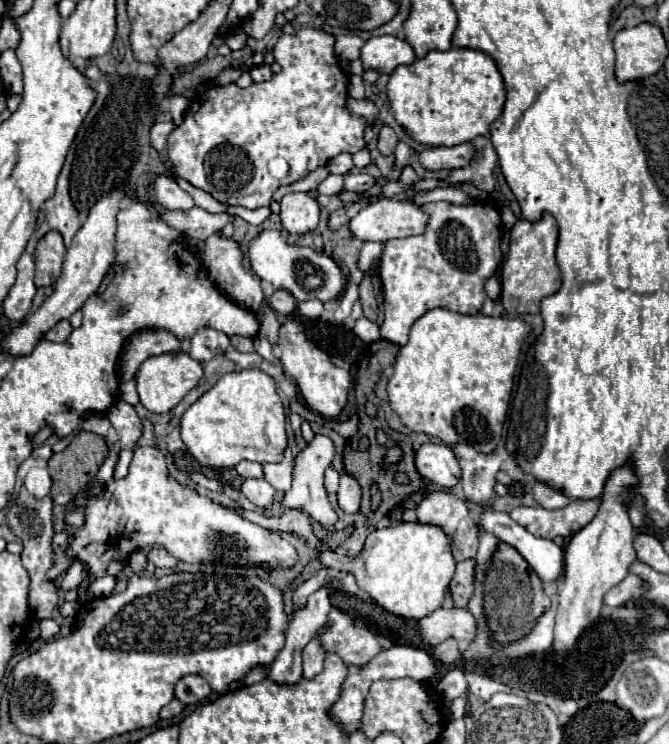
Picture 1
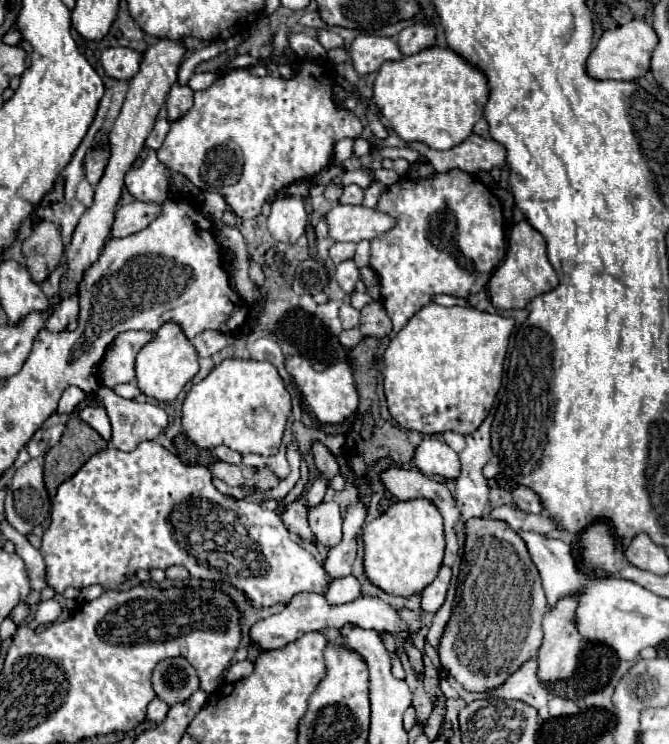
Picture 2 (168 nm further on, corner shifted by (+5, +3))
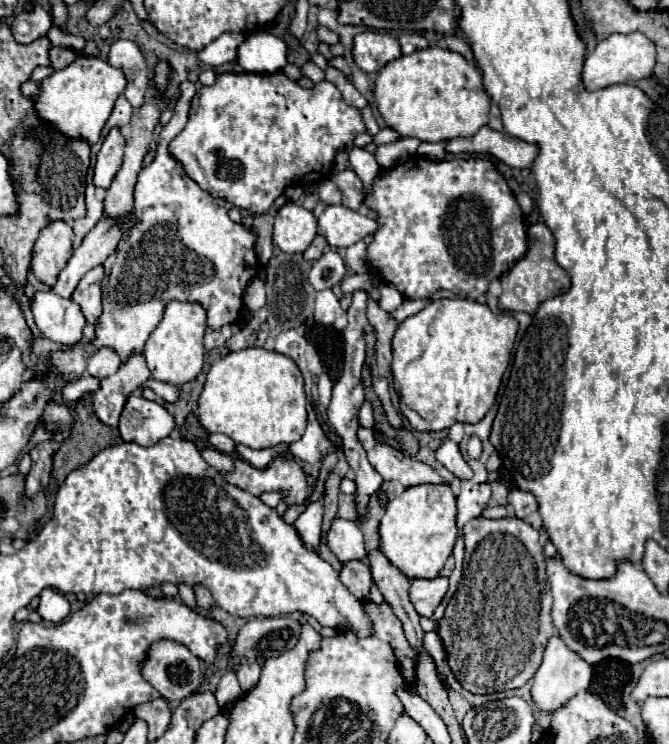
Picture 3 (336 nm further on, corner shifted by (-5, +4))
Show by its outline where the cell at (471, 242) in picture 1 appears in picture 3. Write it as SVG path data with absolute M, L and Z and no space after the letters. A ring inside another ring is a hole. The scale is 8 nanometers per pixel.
M413 155L407 161L403 161L401 165L395 165L391 169L379 171L377 177L373 179L371 185L371 193L365 197L365 205L373 211L377 211L377 223L379 223L379 231L375 231L375 239L373 243L369 243L367 247L367 257L369 257L369 265L373 271L379 273L381 281L387 281L391 285L395 285L401 295L409 301L415 299L425 299L427 295L431 295L437 289L445 289L451 291L459 297L465 299L477 299L477 295L483 295L489 289L489 283L497 277L501 277L507 269L511 269L527 251L527 231L525 231L525 223L523 223L523 213L517 205L515 195L511 193L505 177L497 171L495 163L491 159L481 159L481 157L471 157L471 159L443 159L443 161L433 161L427 159L423 155Z

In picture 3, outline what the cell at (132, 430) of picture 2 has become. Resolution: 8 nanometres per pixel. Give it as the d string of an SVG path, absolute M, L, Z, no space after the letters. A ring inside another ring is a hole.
M131 395L119 419L119 431L123 441L133 441L143 447L155 445L159 439L173 431L173 417L165 407L155 401L147 401L139 395Z

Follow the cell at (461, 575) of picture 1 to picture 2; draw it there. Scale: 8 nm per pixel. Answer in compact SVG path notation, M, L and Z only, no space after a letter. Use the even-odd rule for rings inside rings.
M441 566L437 578L421 592L421 608L425 612L437 612L445 602L449 584L451 584L451 568Z

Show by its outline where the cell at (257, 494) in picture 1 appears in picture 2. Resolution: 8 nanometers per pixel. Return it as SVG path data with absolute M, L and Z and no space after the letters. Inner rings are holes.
M215 462L215 464L211 466L211 472L213 472L219 480L227 482L229 486L245 486L245 482L247 482L241 466L233 466L233 464L227 464L227 462Z

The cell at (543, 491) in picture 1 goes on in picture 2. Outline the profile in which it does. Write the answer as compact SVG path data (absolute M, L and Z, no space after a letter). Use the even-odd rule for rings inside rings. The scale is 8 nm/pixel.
M527 486L515 488L513 490L513 498L515 498L517 508L521 508L521 510L527 510L527 512L533 512L533 514L541 514L545 510L541 498Z

